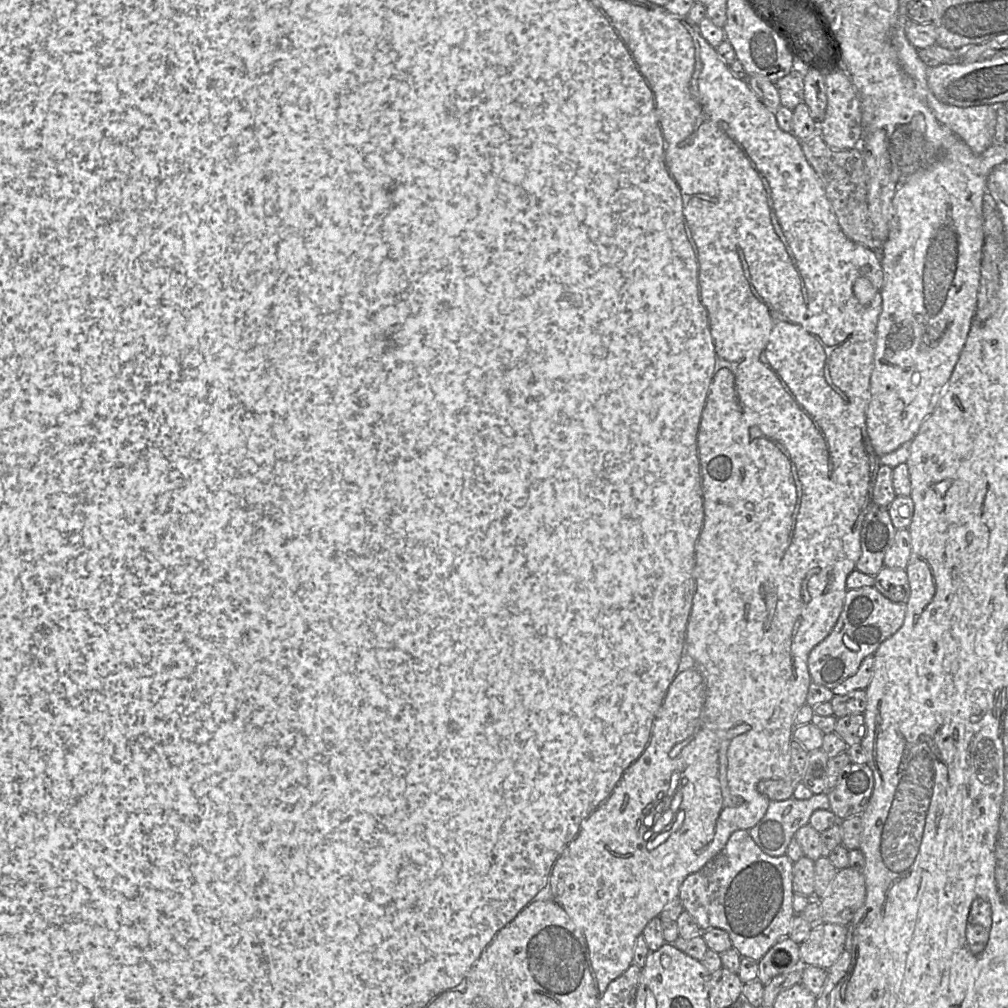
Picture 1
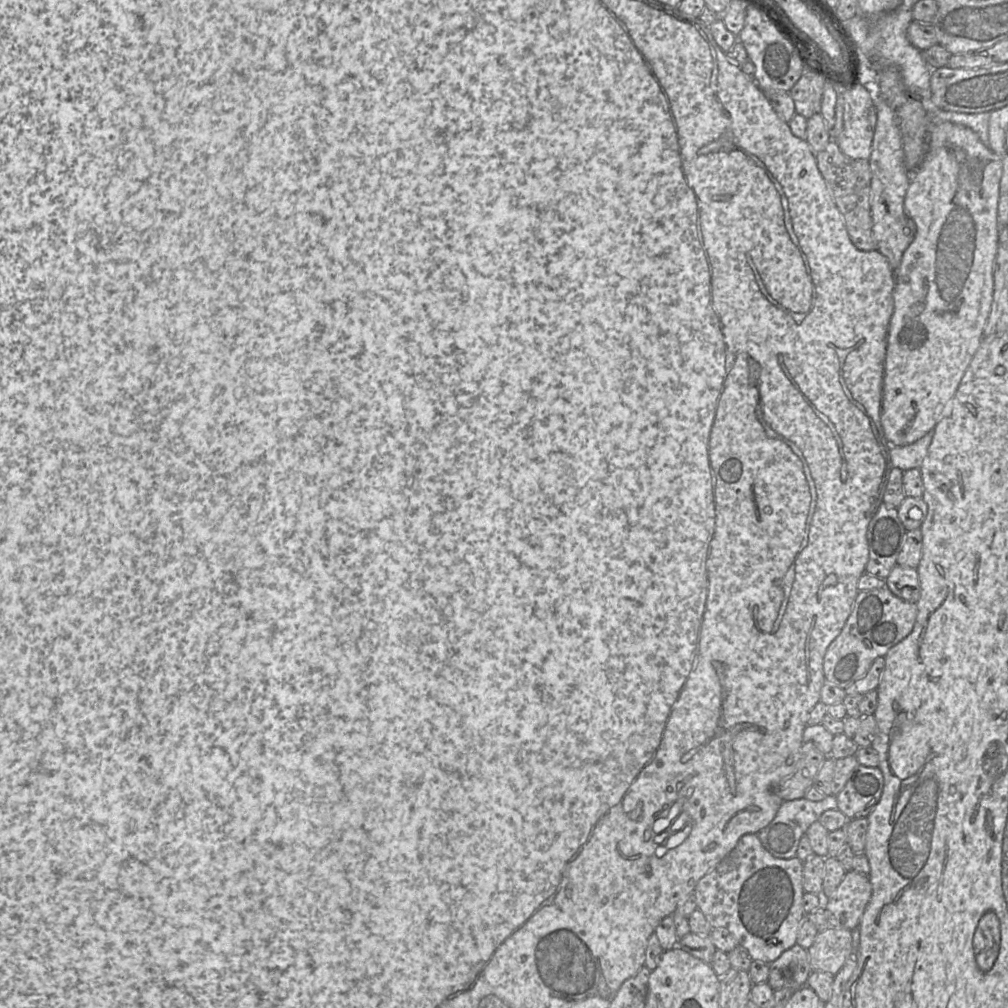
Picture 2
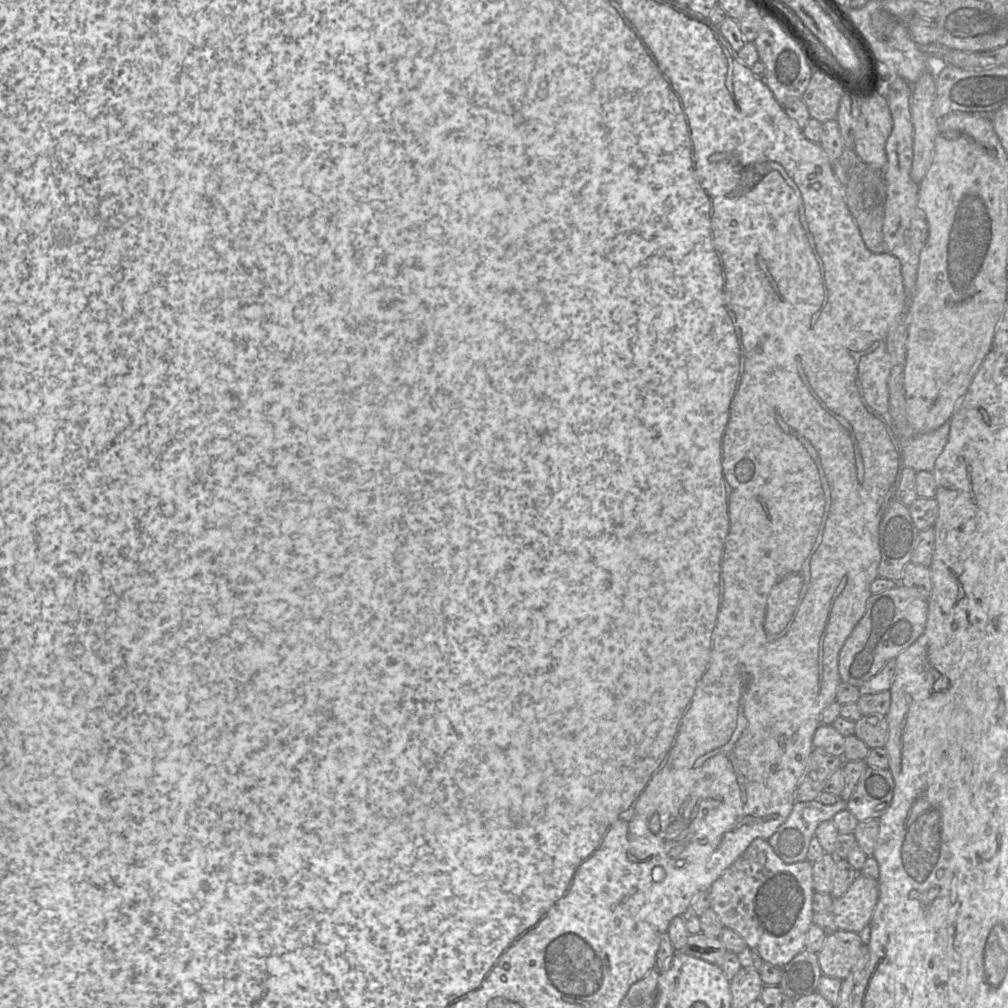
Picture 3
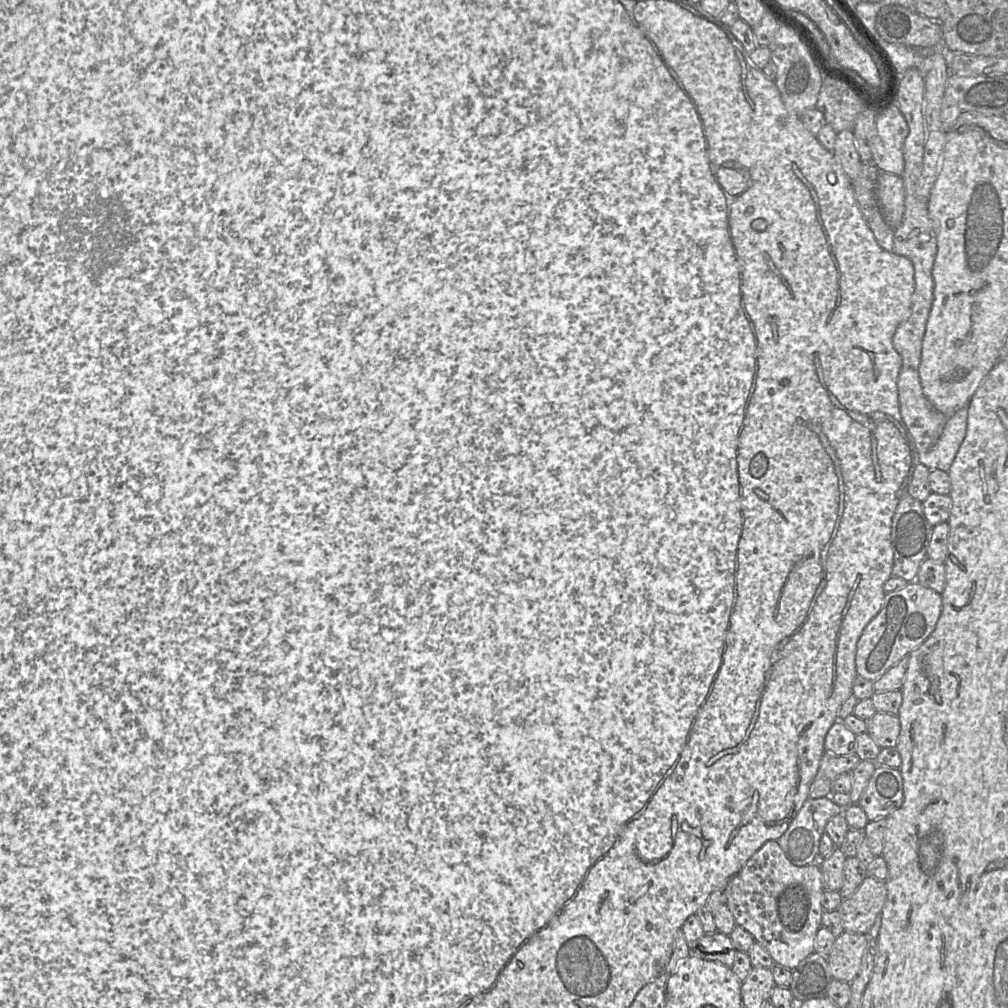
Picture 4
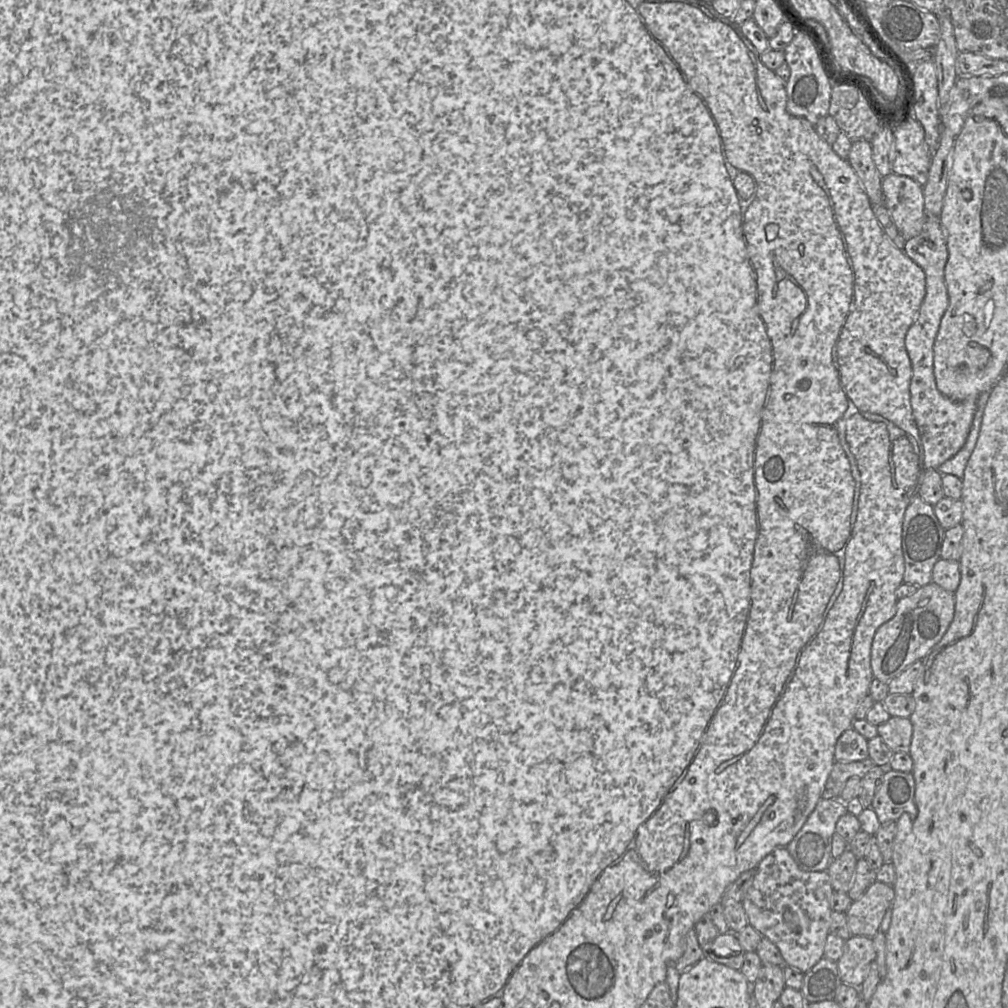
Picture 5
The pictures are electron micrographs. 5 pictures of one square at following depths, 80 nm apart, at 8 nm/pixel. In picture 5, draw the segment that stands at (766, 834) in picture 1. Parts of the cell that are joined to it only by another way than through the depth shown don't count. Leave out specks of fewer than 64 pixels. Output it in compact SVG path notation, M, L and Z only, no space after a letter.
M821 799L805 824L794 838L785 846L797 866L805 872L827 872L834 860L832 856L832 837L835 834L837 821L845 813L850 812L848 806L840 799Z

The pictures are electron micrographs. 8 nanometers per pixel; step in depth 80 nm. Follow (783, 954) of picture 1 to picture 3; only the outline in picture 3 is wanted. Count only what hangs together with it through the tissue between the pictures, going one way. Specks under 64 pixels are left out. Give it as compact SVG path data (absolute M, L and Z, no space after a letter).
M803 950L796 955L788 964L782 968L782 979L779 987L792 1000L817 992L818 982L823 976L821 971L817 953Z

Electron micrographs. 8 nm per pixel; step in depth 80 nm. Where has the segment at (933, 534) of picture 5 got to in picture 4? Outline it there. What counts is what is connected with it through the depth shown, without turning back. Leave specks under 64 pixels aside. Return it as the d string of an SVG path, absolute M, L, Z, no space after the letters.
M903 495L899 499L891 524L891 545L893 549L893 577L898 577L909 582L915 582L921 564L928 559L928 546L931 539L932 526L923 510L923 504L910 497Z

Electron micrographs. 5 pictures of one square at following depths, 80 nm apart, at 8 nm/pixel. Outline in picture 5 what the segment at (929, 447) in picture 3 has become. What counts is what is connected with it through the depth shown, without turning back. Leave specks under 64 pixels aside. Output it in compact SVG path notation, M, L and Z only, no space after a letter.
M988 392L982 393L978 397L977 410L974 415L974 419L967 441L957 454L955 454L952 458L950 458L949 460L947 460L938 467L937 470L941 474L952 474L962 479L966 464L977 442L983 416L983 410L987 403L988 397L989 397Z

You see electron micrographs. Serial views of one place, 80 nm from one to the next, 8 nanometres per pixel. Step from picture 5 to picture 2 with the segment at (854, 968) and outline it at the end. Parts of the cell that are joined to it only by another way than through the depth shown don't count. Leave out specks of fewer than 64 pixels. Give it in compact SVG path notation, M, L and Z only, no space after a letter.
M829 928L815 937L807 949L813 970L836 975L853 951L852 933L842 928Z

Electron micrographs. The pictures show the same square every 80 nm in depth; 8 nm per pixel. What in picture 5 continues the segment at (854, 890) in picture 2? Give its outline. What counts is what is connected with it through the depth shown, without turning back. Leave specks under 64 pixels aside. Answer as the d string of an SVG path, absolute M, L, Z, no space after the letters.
M875 881L858 900L852 902L845 913L851 935L873 938L894 897L893 886Z

